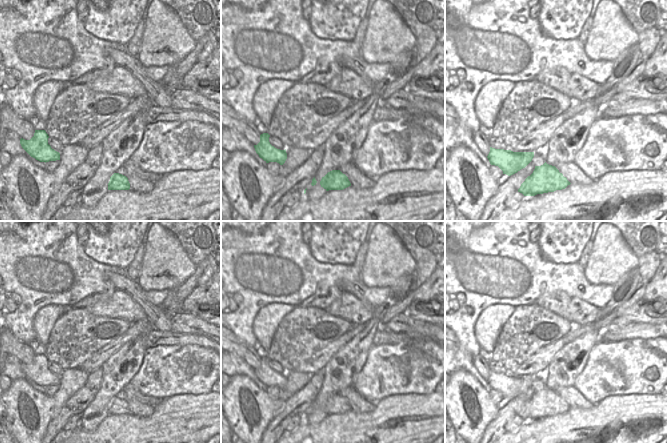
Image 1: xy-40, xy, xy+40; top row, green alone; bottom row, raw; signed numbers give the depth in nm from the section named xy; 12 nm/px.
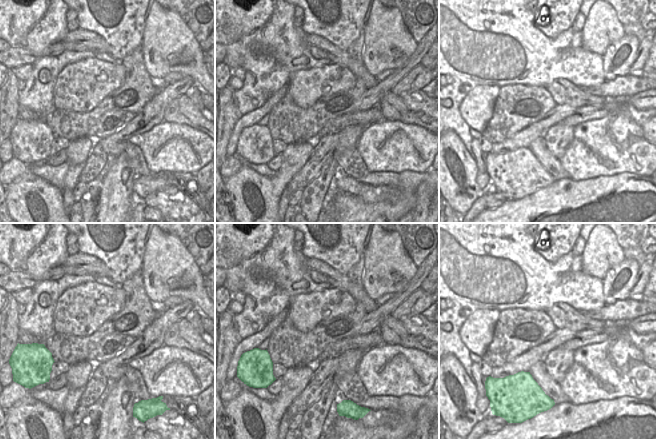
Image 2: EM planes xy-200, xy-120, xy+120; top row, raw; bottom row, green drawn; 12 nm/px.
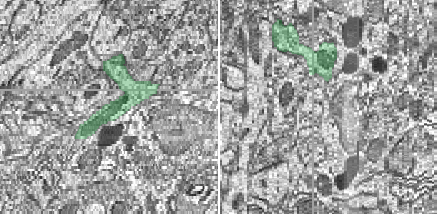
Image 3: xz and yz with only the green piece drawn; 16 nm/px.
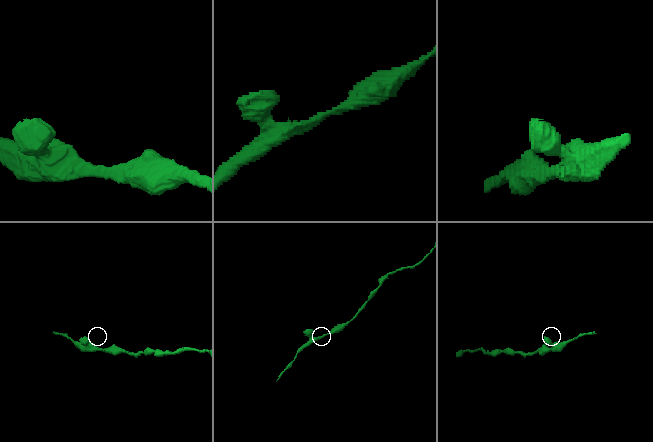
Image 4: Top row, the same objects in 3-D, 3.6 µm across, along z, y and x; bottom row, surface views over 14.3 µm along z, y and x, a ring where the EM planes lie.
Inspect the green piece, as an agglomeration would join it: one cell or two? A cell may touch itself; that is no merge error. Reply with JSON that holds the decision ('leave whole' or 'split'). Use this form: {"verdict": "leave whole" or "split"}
{"verdict": "leave whole"}

